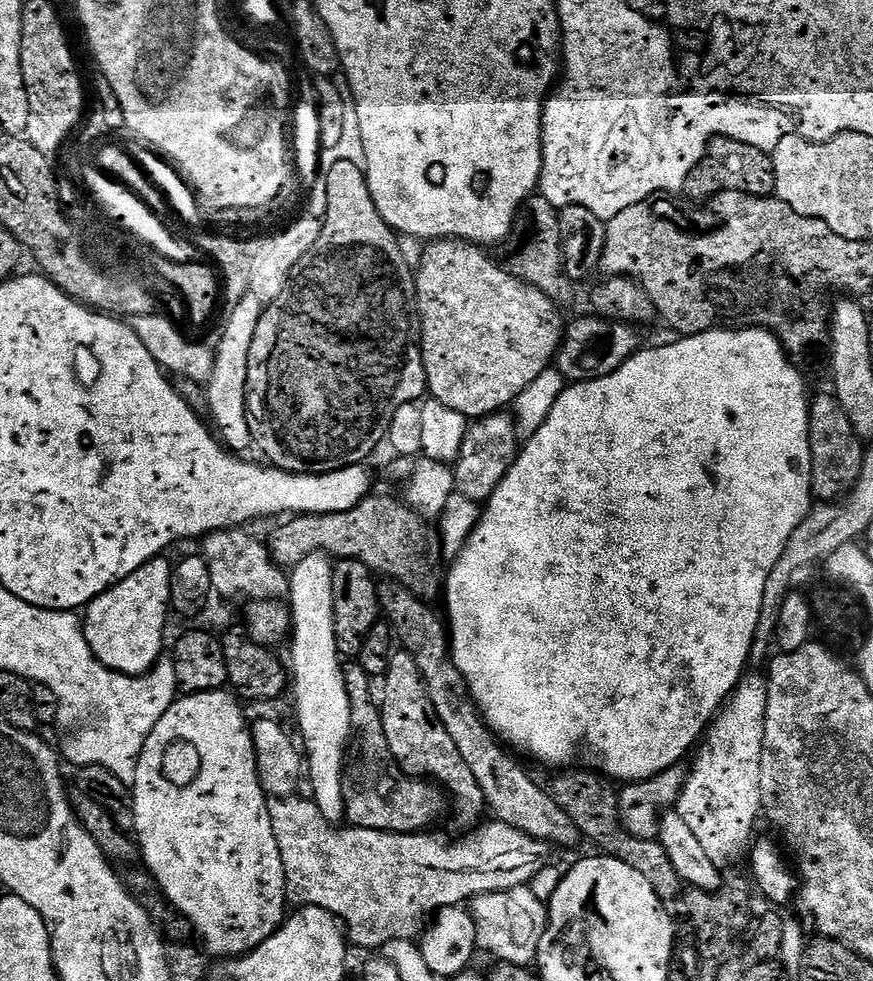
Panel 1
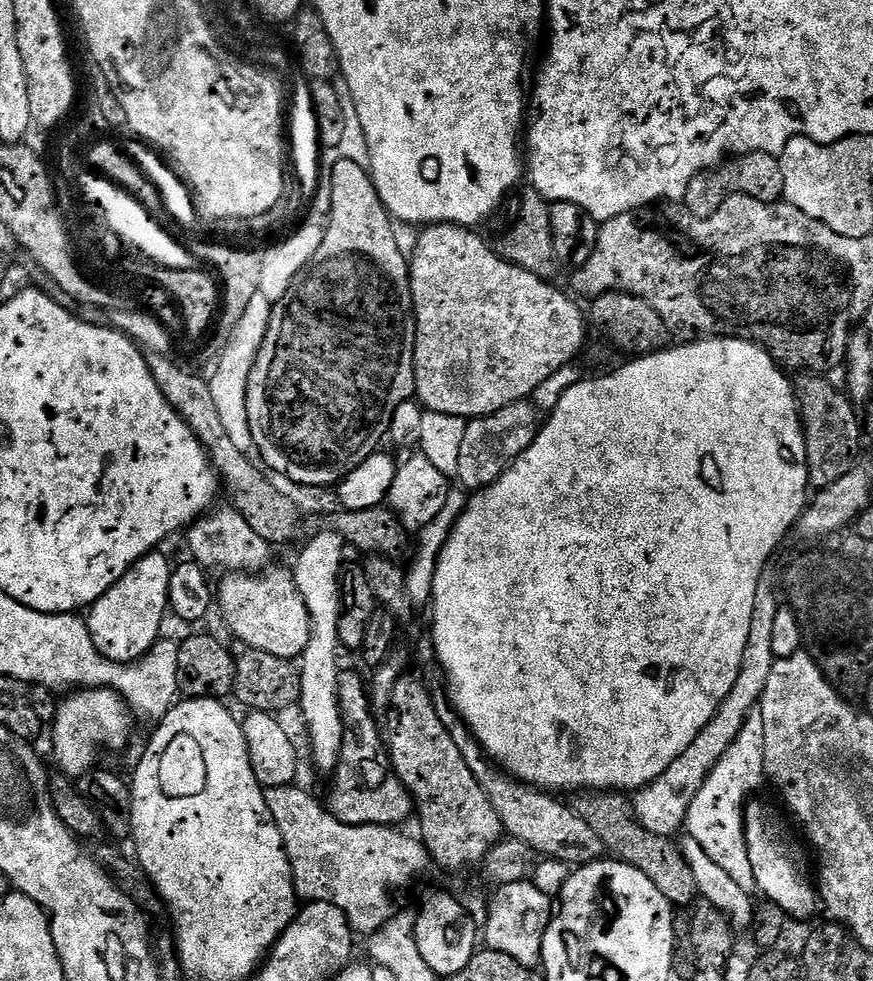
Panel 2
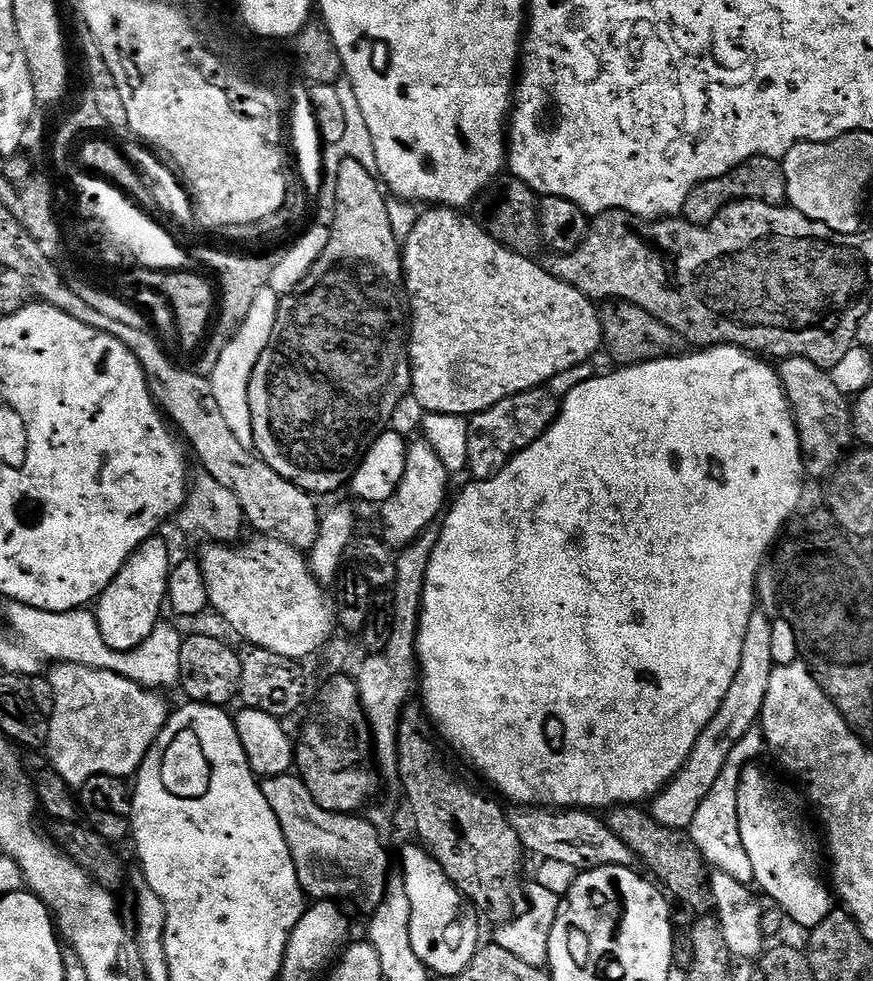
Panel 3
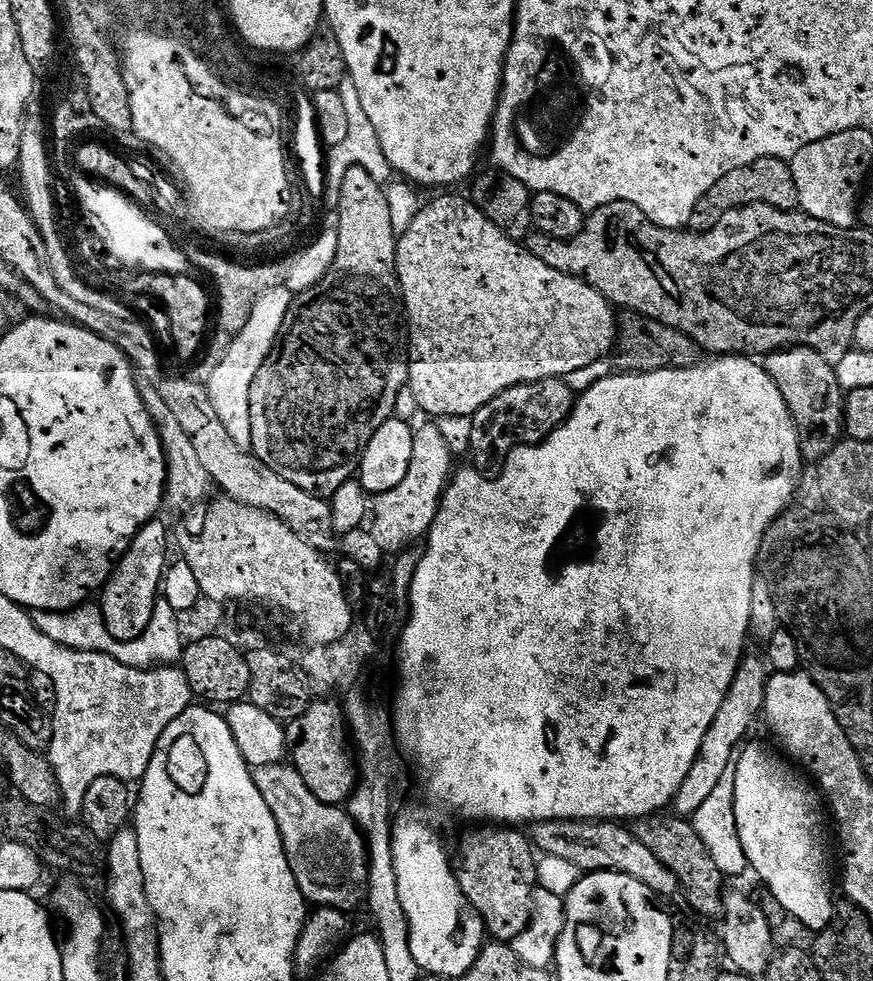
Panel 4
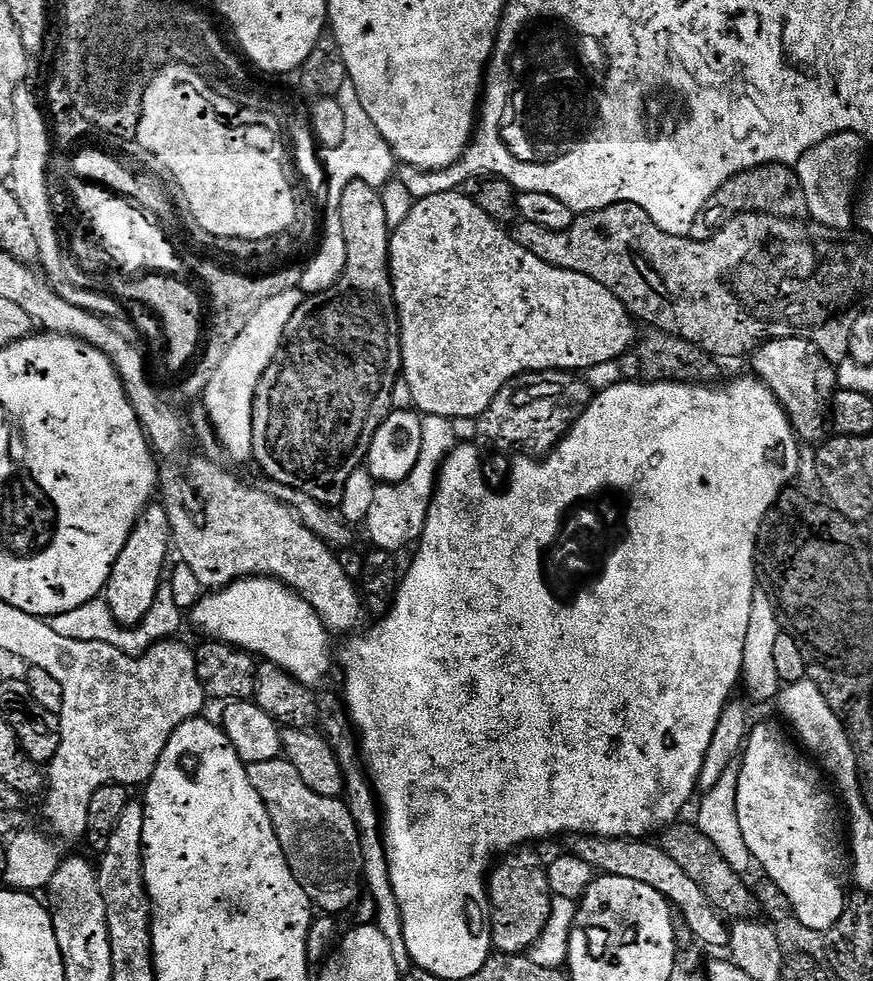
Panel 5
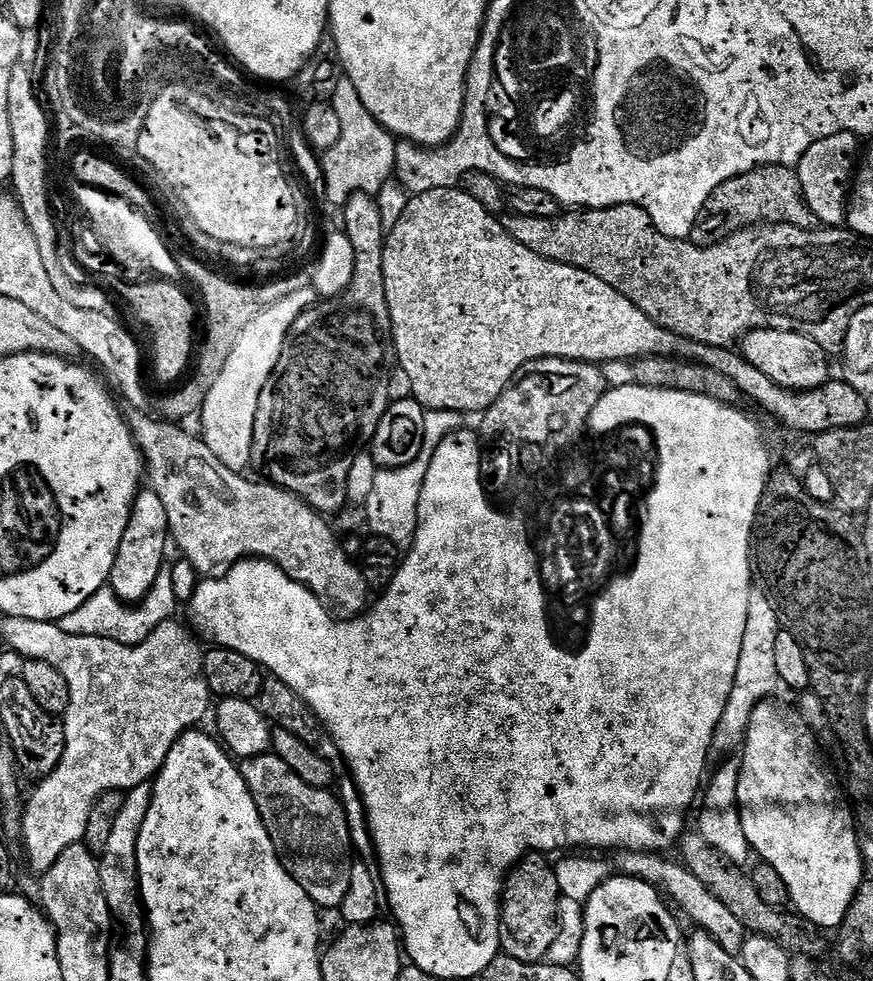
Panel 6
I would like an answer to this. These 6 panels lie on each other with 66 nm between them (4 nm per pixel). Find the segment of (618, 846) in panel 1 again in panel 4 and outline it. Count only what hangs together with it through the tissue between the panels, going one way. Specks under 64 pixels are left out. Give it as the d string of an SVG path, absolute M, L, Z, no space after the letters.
M675 814L668 815L644 816L631 825L630 831L638 838L638 842L642 842L642 846L646 846L646 850L658 854L661 862L676 875L686 896L688 892L689 904L696 911L704 916L719 917L722 912L722 893L725 891L726 877L718 870L714 858L710 858L702 838L698 838L698 830L694 830L692 823Z

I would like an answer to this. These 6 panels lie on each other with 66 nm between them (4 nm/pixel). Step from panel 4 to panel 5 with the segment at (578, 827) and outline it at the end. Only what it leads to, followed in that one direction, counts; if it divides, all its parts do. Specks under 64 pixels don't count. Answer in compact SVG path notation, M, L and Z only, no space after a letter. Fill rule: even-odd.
M572 834L567 837L567 851L573 856L582 858L582 862L590 862L593 873L605 876L617 876L618 878L634 878L634 882L643 882L645 886L654 886L658 894L672 905L678 913L679 919L688 924L693 930L694 938L701 945L708 948L727 949L730 944L730 924L721 913L716 911L713 904L702 894L702 890L666 854L659 843L649 842L644 838L614 838L613 836L585 836ZM652 843L652 844L648 844Z

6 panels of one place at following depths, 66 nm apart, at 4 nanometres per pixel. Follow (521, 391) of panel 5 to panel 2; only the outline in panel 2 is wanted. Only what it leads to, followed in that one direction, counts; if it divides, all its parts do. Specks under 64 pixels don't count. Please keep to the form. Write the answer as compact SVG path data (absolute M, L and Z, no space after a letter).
M528 400L502 406L502 410L489 416L469 419L466 434L462 438L462 454L458 458L458 474L455 477L459 487L472 494L479 492L481 488L489 488L534 442L541 427L541 413Z

